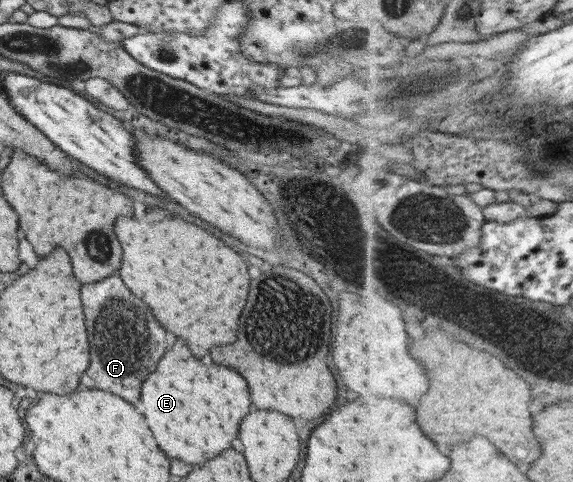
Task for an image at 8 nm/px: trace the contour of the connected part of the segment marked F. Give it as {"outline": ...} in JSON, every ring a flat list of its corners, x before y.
{"outline":[[111,275,101,283,81,285,79,299,83,305,89,344,89,365,81,374,80,382,87,389,117,389,111,393,131,405,137,403,139,385,145,381,145,375,155,371,157,361,167,351,165,331,161,331,145,303,131,295,117,275]]}

